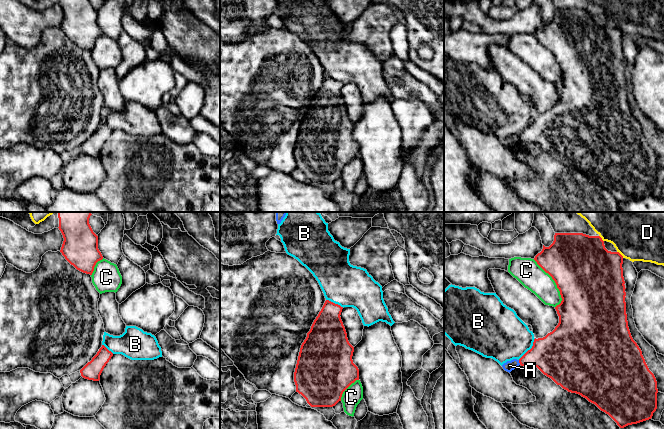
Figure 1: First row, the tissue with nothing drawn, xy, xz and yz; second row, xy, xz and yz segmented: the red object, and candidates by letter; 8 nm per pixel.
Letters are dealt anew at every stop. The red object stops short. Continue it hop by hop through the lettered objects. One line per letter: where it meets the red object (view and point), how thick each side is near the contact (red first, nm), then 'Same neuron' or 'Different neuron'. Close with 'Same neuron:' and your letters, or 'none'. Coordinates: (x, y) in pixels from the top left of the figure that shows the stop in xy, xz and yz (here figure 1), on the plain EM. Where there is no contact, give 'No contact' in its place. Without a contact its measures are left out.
A: Touches red at yz (519, 138). Thickness 300 nm (red) against 80 nm. Different neuron
B: Touches red at yz (530, 125). Thickness 400 nm (red) against 400 nm. Different neuron
C: Touches red at yz (555, 58). Thickness 500 nm (red) against 200 nm. Different neuron
D: Touches red at yz (620, 30). Thickness 420 nm (red) against 300 nm. Different neuron
Same neuron: none

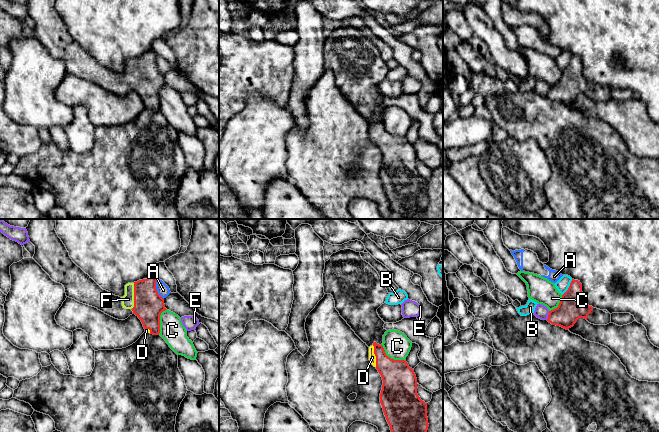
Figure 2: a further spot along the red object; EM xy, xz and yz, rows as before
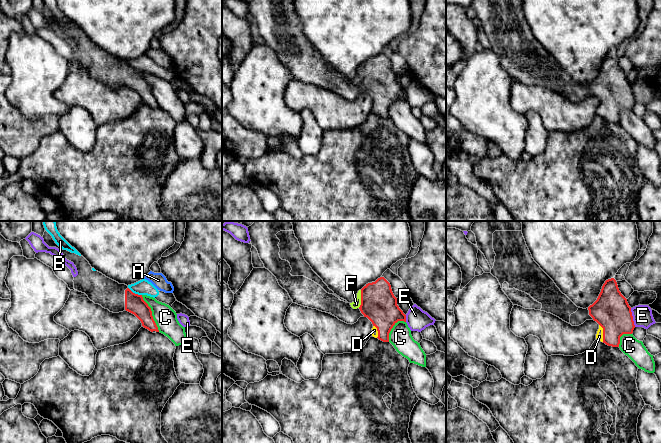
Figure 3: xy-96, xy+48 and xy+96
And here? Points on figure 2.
A: Touches red at xy (156, 65). Thickness 240 nm (red) against 100 nm. Different neuron
B: Touches red at yz (569, 63). Thickness 220 nm (red) against 110 nm. Different neuron
C: Touches red at xz (390, 134). Thickness 280 nm (red) against 220 nm. Different neuron
D: Touches red at xz (375, 131). Thickness 240 nm (red) against 60 nm. Same neuron
E: Touches red at yz (548, 91). Thickness 220 nm (red) against 110 nm. Different neuron
F: Touches red at xy (134, 72). Thickness 240 nm (red) against 100 nm. Same neuron
Same neuron: D, F

